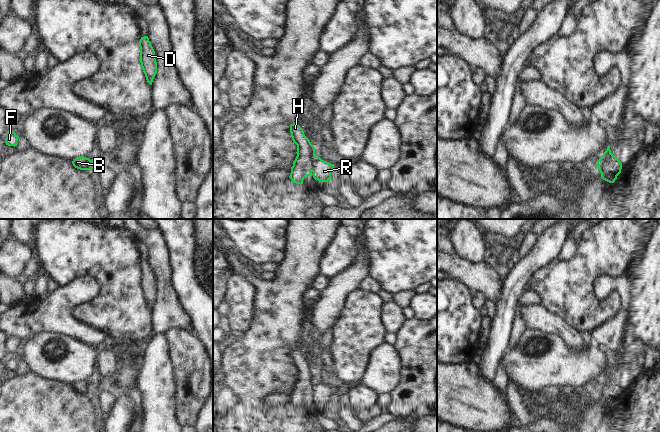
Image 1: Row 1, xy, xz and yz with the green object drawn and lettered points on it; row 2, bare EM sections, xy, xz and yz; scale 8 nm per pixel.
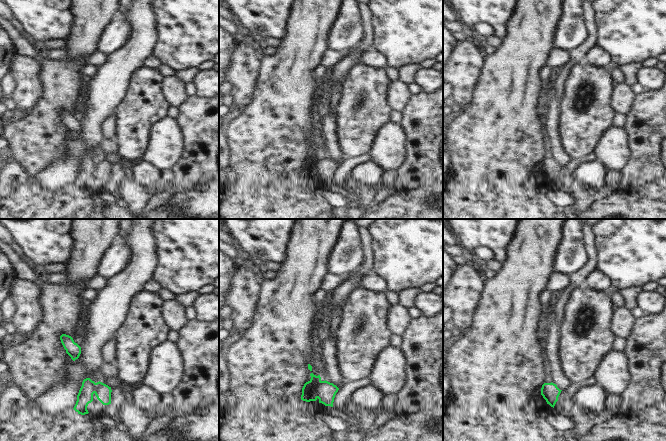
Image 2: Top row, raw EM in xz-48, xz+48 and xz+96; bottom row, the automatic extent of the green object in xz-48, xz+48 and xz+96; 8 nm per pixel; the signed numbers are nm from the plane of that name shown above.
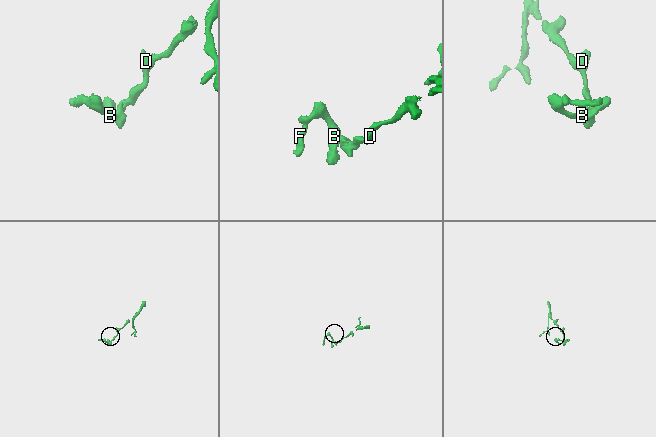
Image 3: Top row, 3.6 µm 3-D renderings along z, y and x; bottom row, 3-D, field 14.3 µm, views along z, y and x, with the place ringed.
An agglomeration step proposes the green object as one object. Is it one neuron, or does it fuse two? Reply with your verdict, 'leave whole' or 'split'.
split

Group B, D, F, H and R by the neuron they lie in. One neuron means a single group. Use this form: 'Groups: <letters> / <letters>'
Groups: B F H / D R

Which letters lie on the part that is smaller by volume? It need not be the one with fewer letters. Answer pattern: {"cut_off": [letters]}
{"cut_off": ["B", "F", "H"]}

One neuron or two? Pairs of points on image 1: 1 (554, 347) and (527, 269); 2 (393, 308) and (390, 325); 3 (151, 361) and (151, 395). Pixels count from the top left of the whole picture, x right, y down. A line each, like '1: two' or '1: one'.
1: two
2: one
3: one

